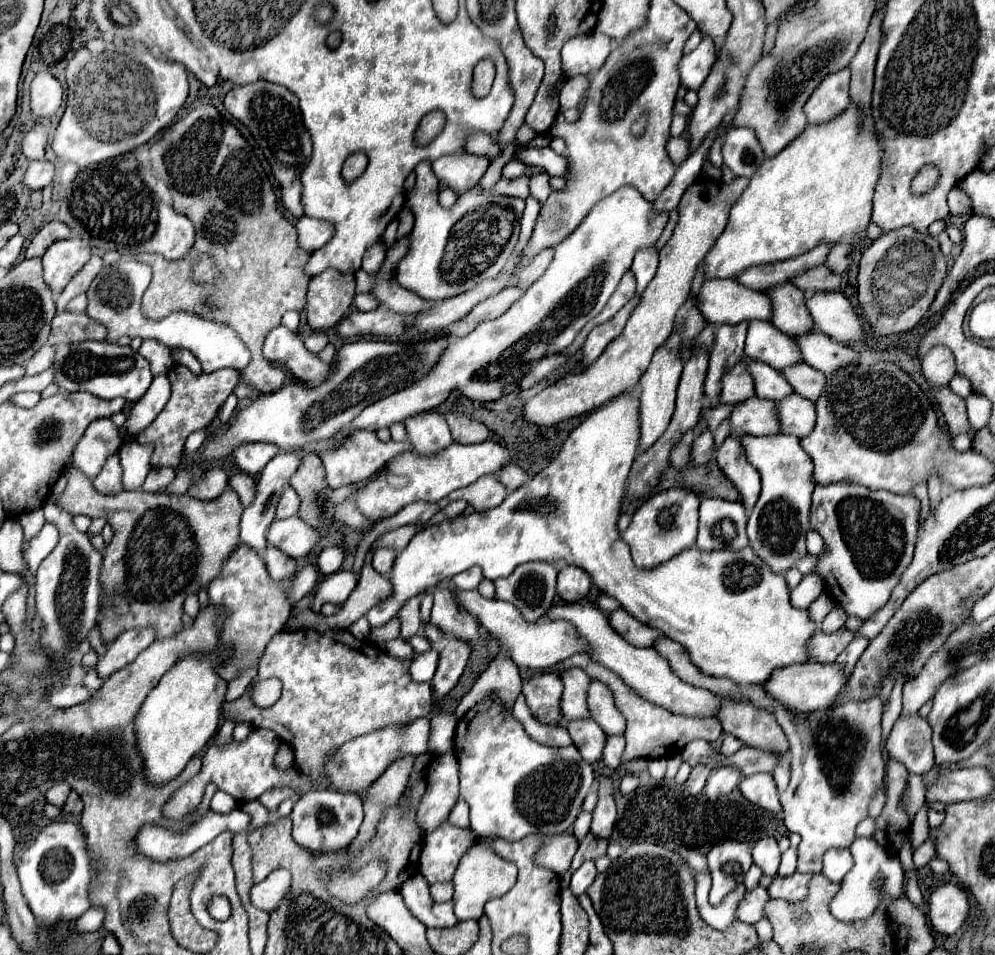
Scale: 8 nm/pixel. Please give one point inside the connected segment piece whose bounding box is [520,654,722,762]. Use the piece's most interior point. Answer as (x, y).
(652, 732)

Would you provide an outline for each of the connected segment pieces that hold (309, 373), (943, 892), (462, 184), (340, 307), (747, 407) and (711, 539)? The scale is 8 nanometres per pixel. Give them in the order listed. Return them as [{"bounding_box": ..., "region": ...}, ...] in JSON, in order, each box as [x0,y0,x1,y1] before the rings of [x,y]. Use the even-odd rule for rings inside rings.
[{"bounding_box":[262,326,332,384],"region":[[[284,326],[274,328],[266,336],[262,352],[266,360],[286,364],[288,370],[304,382],[320,384],[324,378],[328,378],[328,374],[332,374],[332,364],[326,364],[316,354],[308,352],[298,334]]]},{"bounding_box":[928,884,970,934],"region":[[[944,884],[934,888],[930,896],[928,918],[936,932],[940,934],[956,934],[970,914],[970,898],[968,892],[958,884]]]},{"bounding_box":[432,154,490,194],"region":[[[452,154],[442,156],[432,162],[432,170],[438,176],[438,180],[444,180],[450,184],[450,188],[458,194],[474,188],[480,180],[480,176],[486,172],[490,159],[476,154]]]},{"bounding_box":[306,268,354,332],"region":[[[332,268],[324,270],[316,278],[310,278],[306,294],[308,326],[316,332],[334,328],[350,312],[354,286],[354,274],[340,274]],[[334,288],[338,288],[338,292],[334,292]]]},{"bounding_box":[730,398,780,436],"region":[[[750,398],[742,404],[736,404],[736,410],[730,416],[732,428],[750,434],[750,436],[772,436],[780,434],[780,422],[776,416],[776,402]]]},{"bounding_box":[696,498,748,550],"region":[[[704,498],[700,504],[700,526],[696,548],[712,550],[742,550],[748,546],[746,536],[748,514],[740,502],[722,498]]]}]

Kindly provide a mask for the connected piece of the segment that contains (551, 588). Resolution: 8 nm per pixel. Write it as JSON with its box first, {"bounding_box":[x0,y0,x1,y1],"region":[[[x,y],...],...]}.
{"bounding_box":[496,562,558,622],"region":[[[550,562],[520,564],[510,576],[498,578],[496,598],[514,604],[528,622],[542,618],[556,594],[558,570]]]}

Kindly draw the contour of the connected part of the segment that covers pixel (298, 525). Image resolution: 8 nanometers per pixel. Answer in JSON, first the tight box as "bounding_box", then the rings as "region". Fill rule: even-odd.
{"bounding_box":[268,516,320,558],"region":[[[298,516],[286,520],[274,520],[268,530],[268,544],[284,550],[290,558],[306,558],[320,542],[320,534],[304,524]]]}

